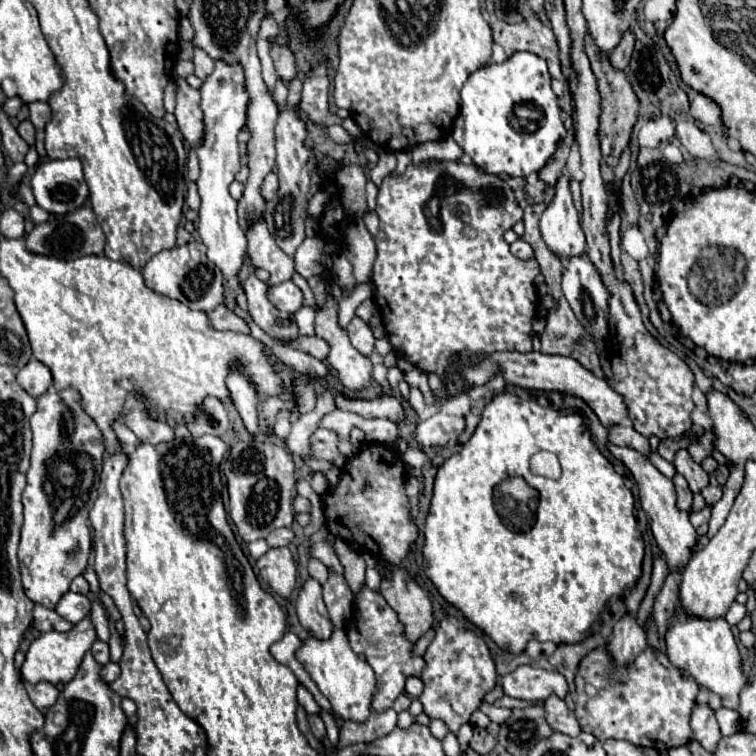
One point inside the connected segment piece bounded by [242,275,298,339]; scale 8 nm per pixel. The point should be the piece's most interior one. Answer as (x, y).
(277, 324)

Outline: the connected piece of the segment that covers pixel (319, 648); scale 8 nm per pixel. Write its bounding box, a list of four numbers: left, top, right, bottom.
[296,629,376,723]

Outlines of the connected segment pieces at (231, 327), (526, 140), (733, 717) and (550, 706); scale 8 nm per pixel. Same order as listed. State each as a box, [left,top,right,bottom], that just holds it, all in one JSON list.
[[210,305,250,335],[452,53,566,177],[716,707,742,735],[544,695,580,737]]

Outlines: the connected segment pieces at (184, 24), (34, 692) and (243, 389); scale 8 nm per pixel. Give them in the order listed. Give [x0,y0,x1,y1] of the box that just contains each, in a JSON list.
[[178,17,194,41],[26,681,58,711],[226,371,262,435]]

